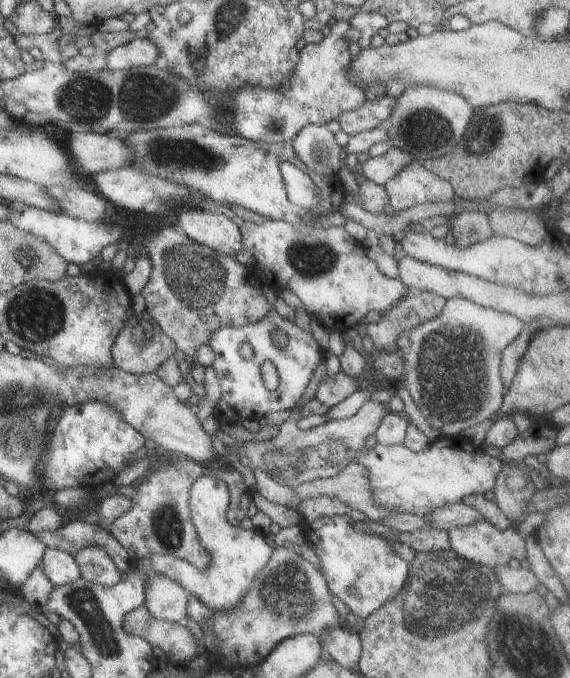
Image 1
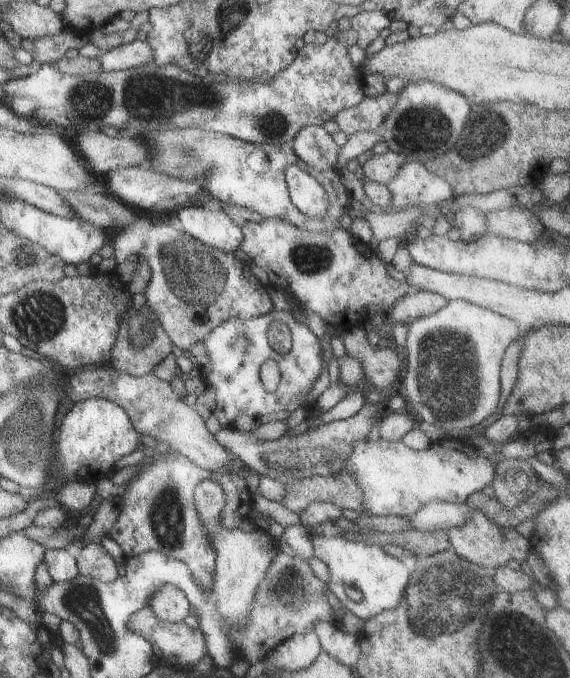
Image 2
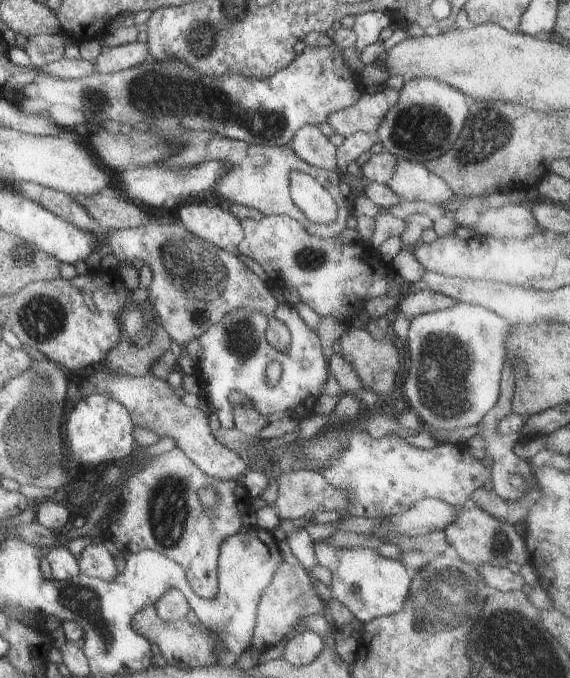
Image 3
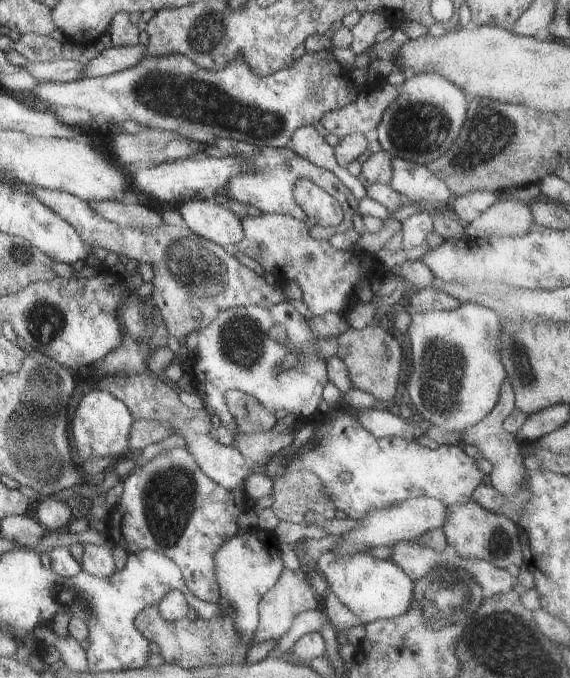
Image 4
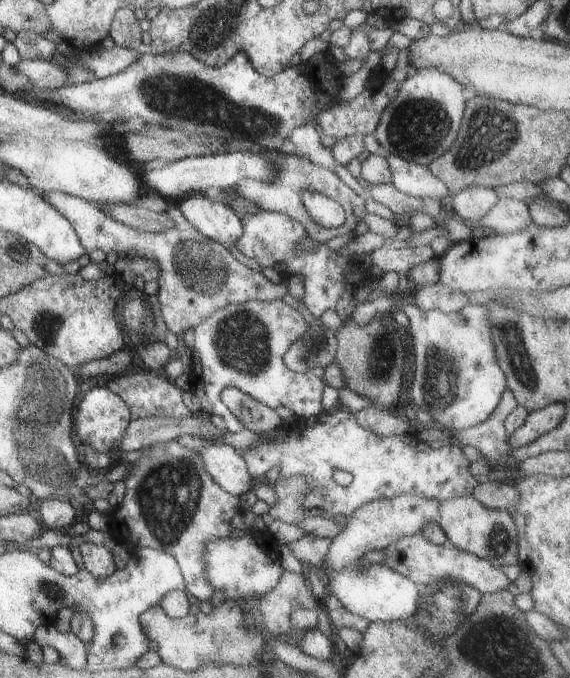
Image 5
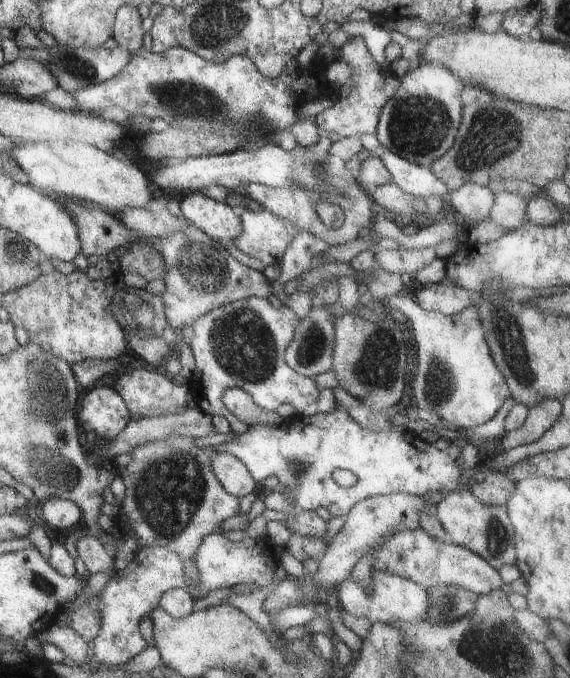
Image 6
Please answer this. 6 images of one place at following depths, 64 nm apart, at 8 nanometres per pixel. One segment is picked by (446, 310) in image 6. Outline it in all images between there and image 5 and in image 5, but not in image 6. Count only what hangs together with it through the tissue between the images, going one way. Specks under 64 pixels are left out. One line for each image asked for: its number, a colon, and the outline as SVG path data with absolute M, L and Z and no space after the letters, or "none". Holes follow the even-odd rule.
5: M435 282L431 286L423 286L415 292L413 302L419 310L431 312L431 310L439 310L445 314L453 314L457 310L463 310L463 306L467 306L469 294L465 292L455 292L447 286L443 286L441 282Z

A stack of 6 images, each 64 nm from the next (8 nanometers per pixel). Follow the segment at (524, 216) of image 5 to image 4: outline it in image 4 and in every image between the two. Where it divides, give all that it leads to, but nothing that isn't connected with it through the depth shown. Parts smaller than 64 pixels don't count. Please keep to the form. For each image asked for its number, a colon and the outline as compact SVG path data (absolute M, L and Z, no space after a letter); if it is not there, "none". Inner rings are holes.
4: M503 198L477 216L475 222L465 224L465 234L471 240L473 236L523 236L529 232L531 224L533 216L529 204Z

